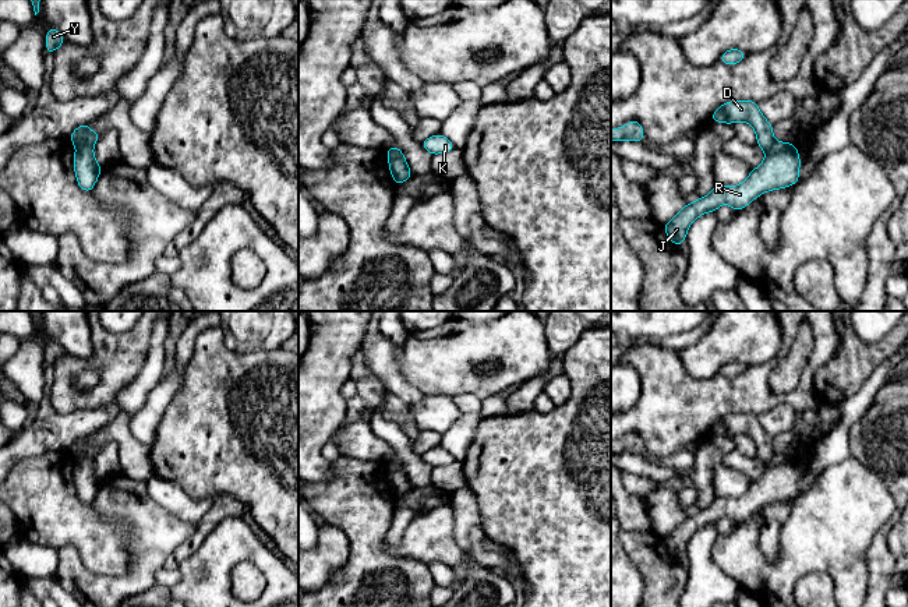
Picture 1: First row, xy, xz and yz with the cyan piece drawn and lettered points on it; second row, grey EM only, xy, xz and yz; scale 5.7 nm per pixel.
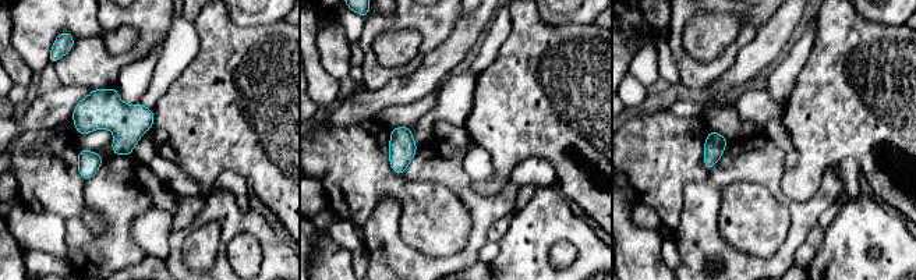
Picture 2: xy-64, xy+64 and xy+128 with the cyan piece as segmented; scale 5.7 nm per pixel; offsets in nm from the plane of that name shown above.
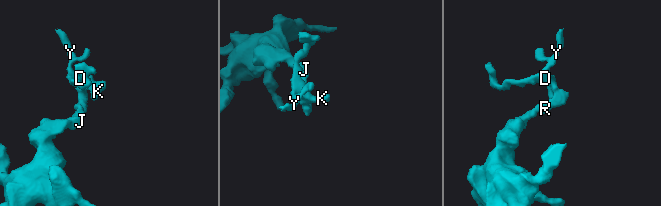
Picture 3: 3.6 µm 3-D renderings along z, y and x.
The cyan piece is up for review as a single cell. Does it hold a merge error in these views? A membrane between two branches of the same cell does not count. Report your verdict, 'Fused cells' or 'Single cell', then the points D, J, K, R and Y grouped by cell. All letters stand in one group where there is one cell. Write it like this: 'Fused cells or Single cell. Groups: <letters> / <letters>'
Fused cells. Groups: D K Y / J R

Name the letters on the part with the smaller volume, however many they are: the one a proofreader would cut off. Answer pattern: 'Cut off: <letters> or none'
Cut off: D, K, Y

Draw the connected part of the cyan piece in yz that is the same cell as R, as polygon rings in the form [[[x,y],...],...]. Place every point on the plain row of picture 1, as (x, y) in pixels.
[[[789,454],[777,455],[771,458],[771,460],[766,465],[763,476],[750,483],[749,490],[735,500],[728,498],[716,498],[711,505],[703,511],[699,511],[695,515],[686,516],[676,529],[674,529],[667,537],[664,537],[664,543],[671,551],[672,557],[676,560],[685,554],[685,548],[688,546],[689,539],[695,532],[706,525],[716,525],[718,519],[722,516],[729,516],[734,523],[743,522],[749,515],[757,511],[760,507],[771,502],[778,502],[782,500],[791,500],[799,493],[799,465]]]

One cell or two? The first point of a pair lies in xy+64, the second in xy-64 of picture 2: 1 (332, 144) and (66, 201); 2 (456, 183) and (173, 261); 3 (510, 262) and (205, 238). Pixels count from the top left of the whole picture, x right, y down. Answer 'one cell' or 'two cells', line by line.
1: one cell
2: two cells
3: two cells

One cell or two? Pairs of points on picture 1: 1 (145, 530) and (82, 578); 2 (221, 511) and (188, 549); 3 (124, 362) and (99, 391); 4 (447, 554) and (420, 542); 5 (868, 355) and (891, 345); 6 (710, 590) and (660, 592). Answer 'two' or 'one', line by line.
1: one
2: one
3: one
4: one
5: one
6: two

